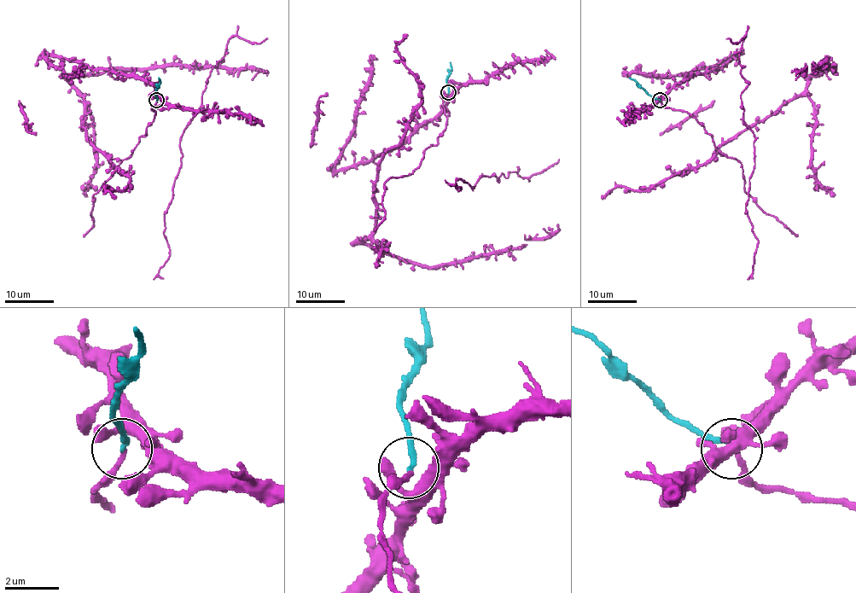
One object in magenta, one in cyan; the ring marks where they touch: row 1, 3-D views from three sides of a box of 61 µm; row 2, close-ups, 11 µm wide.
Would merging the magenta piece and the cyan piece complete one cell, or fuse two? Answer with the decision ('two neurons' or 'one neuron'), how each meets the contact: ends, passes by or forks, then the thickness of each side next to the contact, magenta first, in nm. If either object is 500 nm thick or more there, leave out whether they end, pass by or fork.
one neuron | magenta passes by | cyan ends | 150/220 nm

